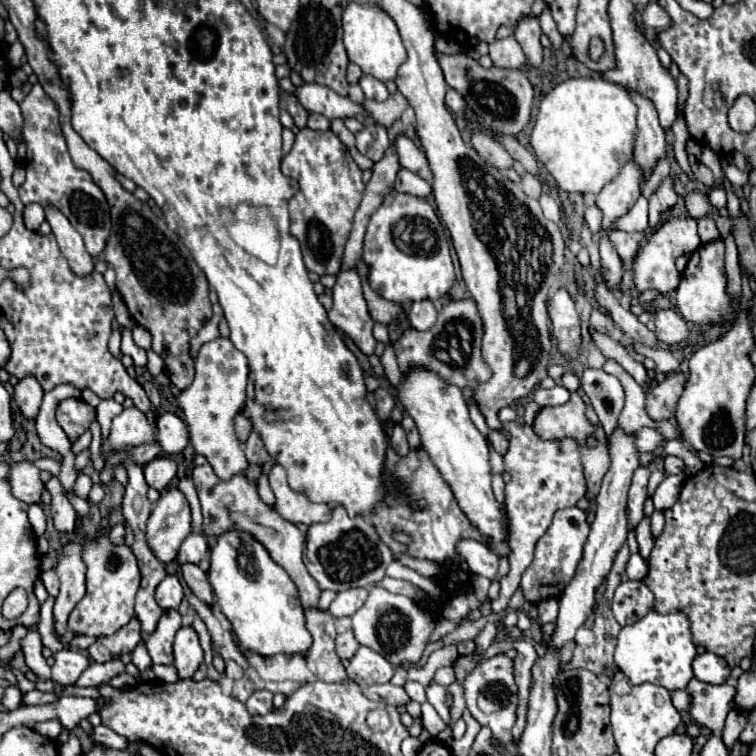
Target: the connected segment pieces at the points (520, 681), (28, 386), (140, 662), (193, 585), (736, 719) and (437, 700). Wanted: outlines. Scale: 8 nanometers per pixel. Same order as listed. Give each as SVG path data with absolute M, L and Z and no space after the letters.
M521 640L513 642L513 648L517 650L515 658L515 670L517 670L517 686L519 686L519 710L517 710L517 724L513 728L515 740L521 738L521 732L525 728L525 714L527 714L527 698L529 698L529 688L531 688L531 668L537 660L537 652L533 644Z
M31 376L23 378L15 386L15 402L25 418L29 418L29 420L37 418L41 400L43 400L43 388L39 386L39 382L35 378L31 378Z
M141 640L141 642L137 644L137 648L133 650L131 658L133 658L133 664L135 664L139 670L147 670L147 668L151 668L151 666L153 666L151 656L149 656L149 652L147 652L147 648L145 648L143 640Z
M191 562L181 564L181 574L183 574L187 586L191 588L191 592L197 598L201 598L205 604L211 606L213 604L213 590L211 590L211 586L207 582L207 574L197 564L191 564Z
M731 710L731 714L727 716L725 720L725 730L723 730L723 742L725 746L731 750L733 744L737 742L741 730L745 728L745 722L747 722L747 714L739 714L737 710Z
M435 682L427 688L427 702L439 712L439 716L441 716L445 722L449 722L449 708L447 708L447 704L445 704L445 694L447 694L447 690L445 690L443 686L435 684Z

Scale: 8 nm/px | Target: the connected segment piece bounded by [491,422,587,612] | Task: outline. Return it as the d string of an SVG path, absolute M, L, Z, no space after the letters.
M509 422L503 426L511 432L509 450L503 454L503 466L511 474L511 482L505 484L505 506L511 522L511 556L509 556L509 574L501 578L501 594L491 604L493 612L505 610L509 598L517 590L523 572L533 560L533 550L537 540L551 526L551 518L557 510L575 506L577 500L585 496L585 476L579 458L579 446L575 440L541 440L531 426Z

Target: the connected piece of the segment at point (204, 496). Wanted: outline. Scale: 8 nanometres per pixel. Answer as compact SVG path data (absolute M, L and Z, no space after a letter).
M203 464L203 466L195 466L191 472L193 484L197 488L199 500L201 500L201 508L203 508L203 528L207 536L219 538L223 532L229 530L241 530L247 532L251 536L255 536L255 540L259 540L269 556L287 570L287 574L291 576L291 580L295 582L295 586L299 588L299 598L305 610L309 608L317 608L319 596L321 596L321 588L317 586L317 582L311 578L311 574L307 572L305 564L303 564L303 546L305 546L305 534L291 522L283 520L277 510L273 506L267 506L259 494L257 494L257 484L249 482L243 474L235 474L229 480L219 480L211 468L211 464Z

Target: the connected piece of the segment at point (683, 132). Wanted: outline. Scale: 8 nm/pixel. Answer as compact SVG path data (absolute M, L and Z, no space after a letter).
M679 112L679 118L675 120L675 124L671 126L671 130L675 134L675 160L681 166L681 170L695 182L697 178L695 178L695 174L691 170L691 164L687 160L687 154L685 154L685 142L689 140L689 132L687 132L687 124L685 124L685 118L683 118L681 112Z

